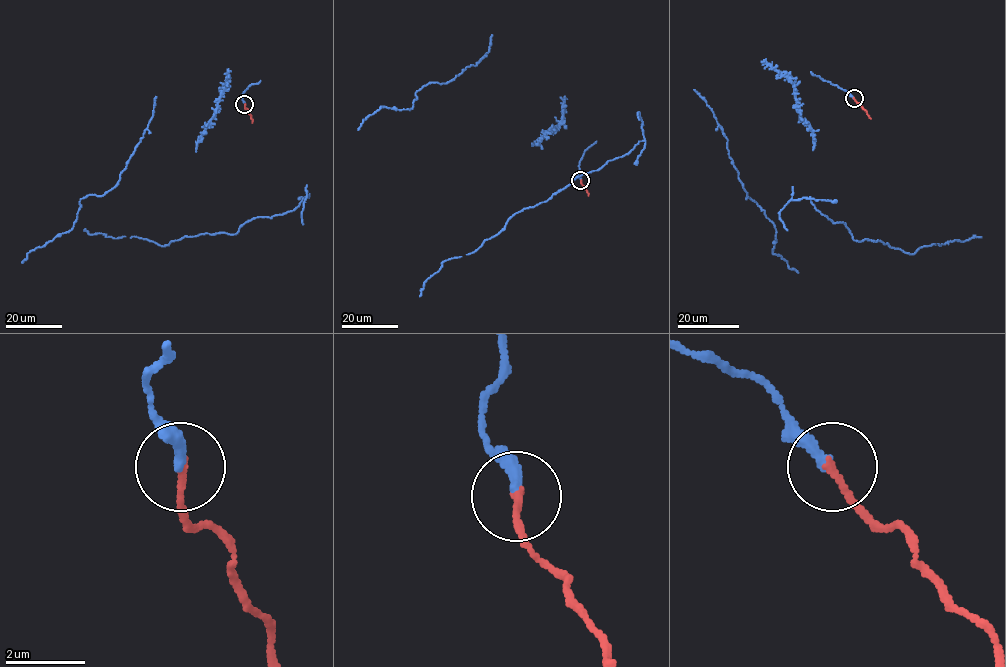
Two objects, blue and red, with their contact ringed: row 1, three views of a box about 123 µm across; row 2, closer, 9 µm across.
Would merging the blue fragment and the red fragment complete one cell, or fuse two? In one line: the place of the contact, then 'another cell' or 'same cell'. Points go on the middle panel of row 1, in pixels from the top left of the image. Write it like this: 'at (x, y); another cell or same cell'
at (580, 180); same cell

